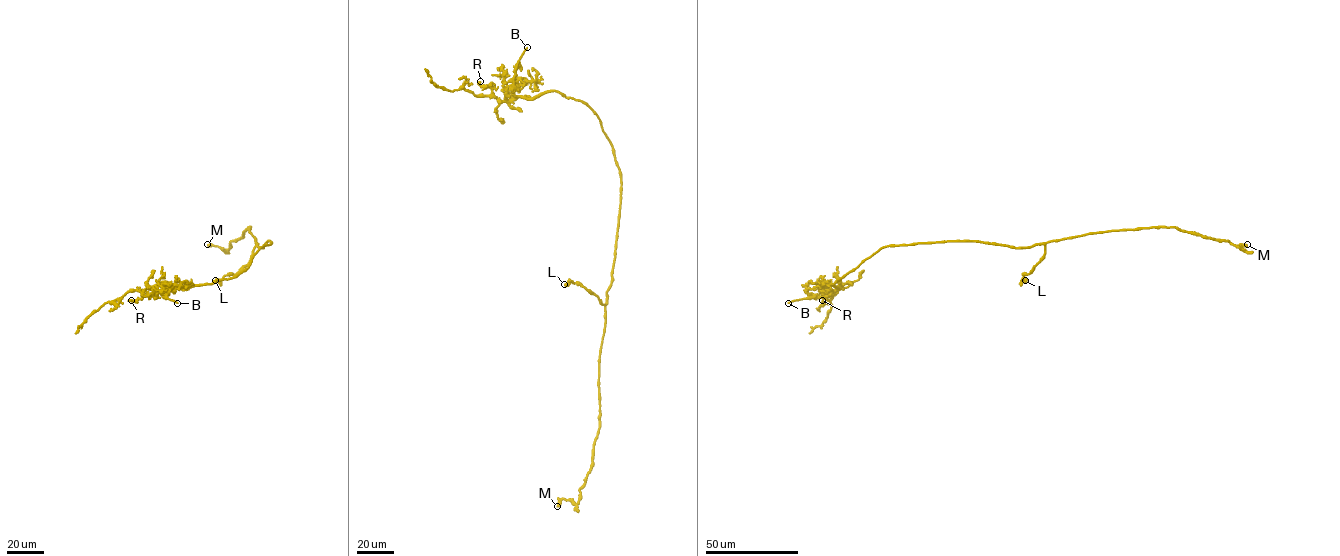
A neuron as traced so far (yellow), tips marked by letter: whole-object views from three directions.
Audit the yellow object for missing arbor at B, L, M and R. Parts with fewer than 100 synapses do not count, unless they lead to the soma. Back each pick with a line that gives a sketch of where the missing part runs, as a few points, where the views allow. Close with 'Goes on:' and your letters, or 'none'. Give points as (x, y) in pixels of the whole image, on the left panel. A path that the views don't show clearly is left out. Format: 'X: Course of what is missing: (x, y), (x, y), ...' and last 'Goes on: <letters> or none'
B: Course of what is missing: (177, 303), (183, 303), (186, 309), (185, 322), (178, 329), (179, 337), (188, 336)
Goes on: B

